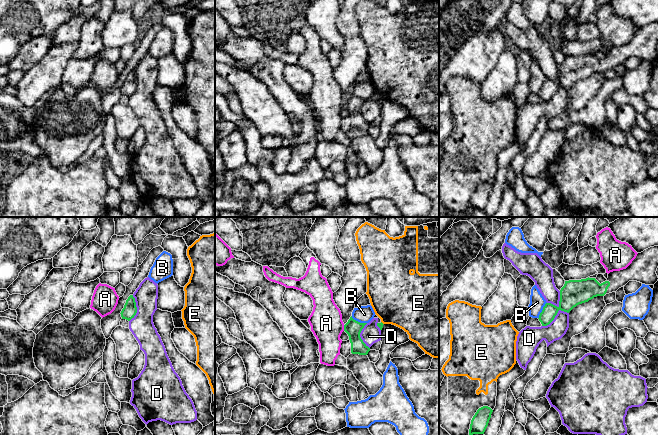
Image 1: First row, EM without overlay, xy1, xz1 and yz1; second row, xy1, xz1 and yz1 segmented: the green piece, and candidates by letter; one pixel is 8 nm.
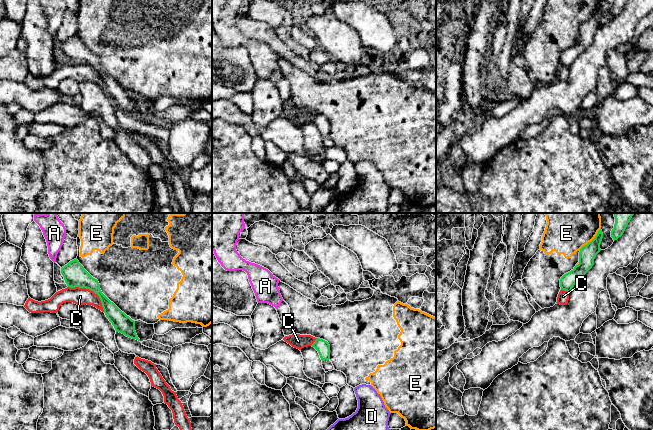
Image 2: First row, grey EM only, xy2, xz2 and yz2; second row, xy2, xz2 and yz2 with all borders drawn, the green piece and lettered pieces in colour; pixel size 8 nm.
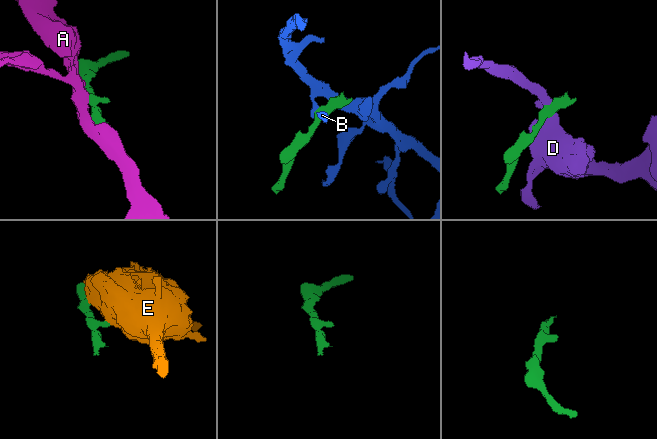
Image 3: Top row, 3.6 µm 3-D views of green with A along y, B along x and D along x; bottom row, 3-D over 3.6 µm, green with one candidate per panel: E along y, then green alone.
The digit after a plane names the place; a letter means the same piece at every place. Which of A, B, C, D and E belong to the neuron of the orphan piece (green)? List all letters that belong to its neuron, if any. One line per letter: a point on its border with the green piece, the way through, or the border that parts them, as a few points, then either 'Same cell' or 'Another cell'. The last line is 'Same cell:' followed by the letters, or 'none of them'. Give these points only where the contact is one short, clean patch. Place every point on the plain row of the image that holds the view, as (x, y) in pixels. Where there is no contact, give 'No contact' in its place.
A: Touches green at xz1 (344, 104). Boundary: xz1 (343, 101), (344, 106). Another cell
B: Touches green at xz1 (359, 98). Boundary: xz1 (351, 92), (360, 98), (366, 99). Another cell
C: Touches green at xy2 (91, 66). Boundary: xy2 (68, 62), (85, 63), (92, 66), (98, 72), (104, 87). Another cell
D: Touches green at yz1 (555, 91). Another cell
E: Touches green at yz2 (592, 16). Another cell
Same cell: none of them

